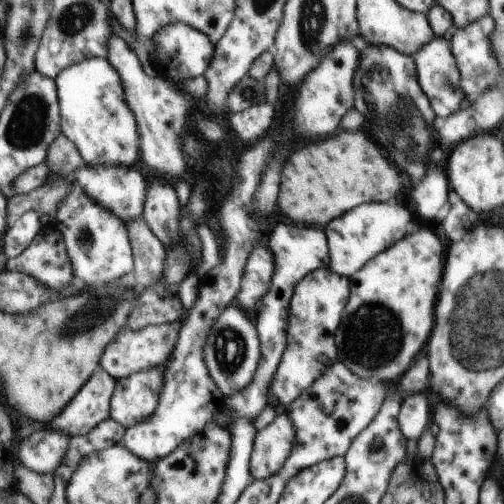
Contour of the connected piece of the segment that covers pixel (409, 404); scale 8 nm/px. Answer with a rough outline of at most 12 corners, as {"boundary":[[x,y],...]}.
{"boundary":[[427,393],[402,400],[398,420],[419,440],[433,418]]}

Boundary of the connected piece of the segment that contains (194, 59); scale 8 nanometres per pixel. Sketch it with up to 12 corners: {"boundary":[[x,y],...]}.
{"boundary":[[182,22],[152,40],[164,74],[203,76],[212,58],[208,36]]}

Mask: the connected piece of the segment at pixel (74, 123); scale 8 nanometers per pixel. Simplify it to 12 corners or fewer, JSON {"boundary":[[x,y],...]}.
{"boundary":[[92,57],[55,78],[85,164],[140,165],[122,79]]}

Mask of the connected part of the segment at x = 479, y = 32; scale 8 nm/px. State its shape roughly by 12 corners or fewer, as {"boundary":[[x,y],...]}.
{"boundary":[[492,17],[456,27],[451,51],[470,99],[491,87],[499,64]]}

